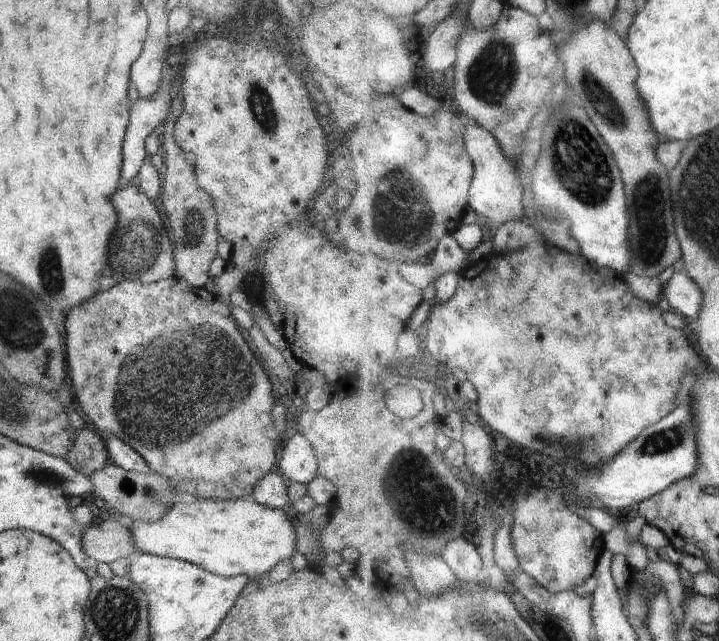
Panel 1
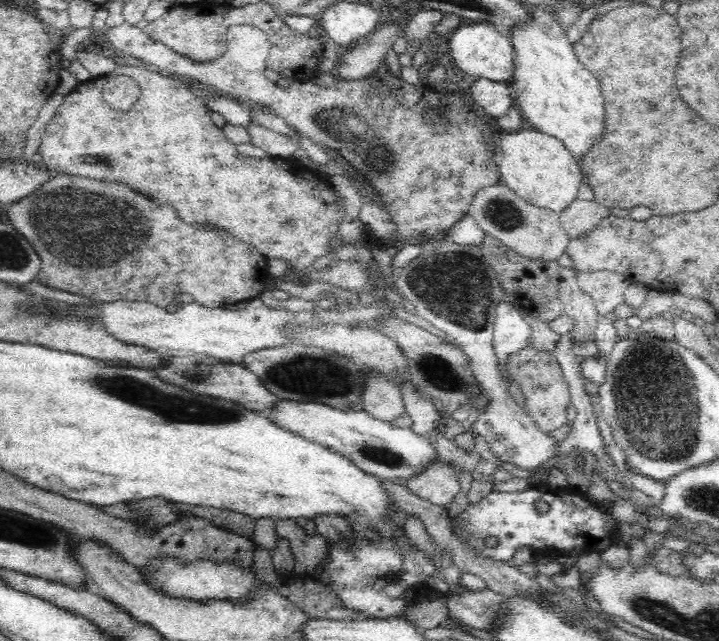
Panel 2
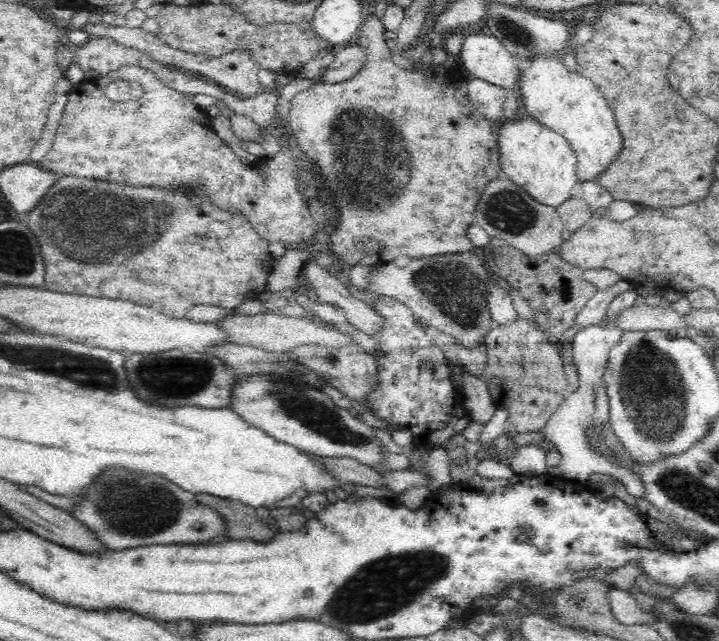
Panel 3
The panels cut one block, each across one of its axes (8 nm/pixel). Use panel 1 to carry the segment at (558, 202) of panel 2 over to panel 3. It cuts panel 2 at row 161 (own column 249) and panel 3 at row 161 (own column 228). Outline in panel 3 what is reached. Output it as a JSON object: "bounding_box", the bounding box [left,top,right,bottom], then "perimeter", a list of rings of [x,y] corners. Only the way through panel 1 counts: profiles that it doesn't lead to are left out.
{"bounding_box":[496,115,579,209],"perimeter":[[[527,115],[502,121],[496,128],[502,177],[518,184],[540,204],[556,209],[565,204],[579,182],[577,158],[570,143],[561,134]]]}

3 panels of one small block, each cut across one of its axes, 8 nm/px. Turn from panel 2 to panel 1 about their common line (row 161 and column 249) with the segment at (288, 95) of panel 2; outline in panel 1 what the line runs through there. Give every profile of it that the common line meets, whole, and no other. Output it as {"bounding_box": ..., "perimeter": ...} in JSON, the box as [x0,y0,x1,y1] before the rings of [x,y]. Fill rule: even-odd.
{"bounding_box":[64,276,281,500],"perimeter":[[[176,276],[148,284],[120,282],[114,288],[97,292],[88,299],[88,302],[82,302],[80,306],[72,308],[64,321],[66,330],[64,354],[65,361],[68,362],[67,371],[76,391],[76,400],[82,412],[86,414],[90,422],[89,426],[104,438],[114,436],[134,448],[148,462],[152,471],[168,478],[168,482],[172,484],[172,488],[176,488],[176,491],[193,498],[214,500],[250,498],[256,483],[270,471],[275,470],[276,446],[280,444],[281,437],[278,436],[272,422],[272,409],[276,404],[277,396],[270,379],[270,372],[262,368],[258,358],[254,356],[254,351],[248,347],[231,311],[205,287],[190,286],[184,279]],[[222,360],[226,360],[226,364],[230,366],[236,366],[232,370],[224,370],[228,372],[228,376],[224,376],[222,372]]]}

